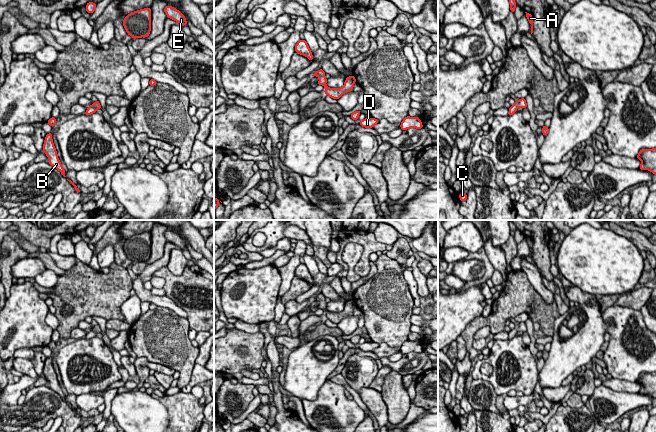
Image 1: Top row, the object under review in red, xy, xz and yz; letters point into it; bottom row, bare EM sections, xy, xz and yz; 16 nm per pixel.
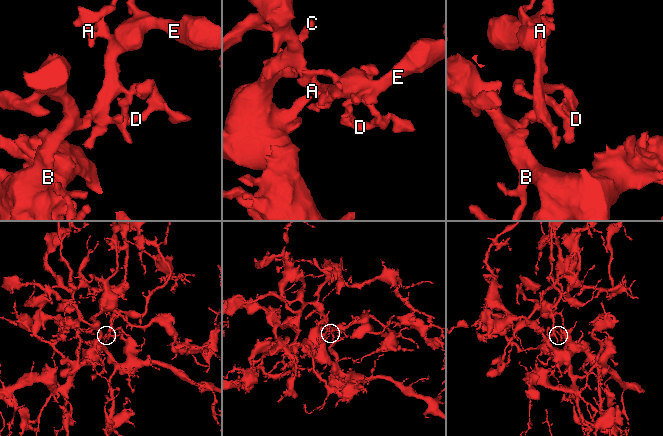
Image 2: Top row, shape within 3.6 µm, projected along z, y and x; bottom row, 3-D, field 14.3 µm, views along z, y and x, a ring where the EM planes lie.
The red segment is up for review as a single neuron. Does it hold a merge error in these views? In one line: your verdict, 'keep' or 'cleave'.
keep

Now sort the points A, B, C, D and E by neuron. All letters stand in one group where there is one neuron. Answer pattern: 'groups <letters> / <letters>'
groups A B C D E

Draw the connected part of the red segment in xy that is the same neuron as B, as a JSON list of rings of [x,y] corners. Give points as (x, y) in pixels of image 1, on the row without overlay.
[[[50,356],[49,358],[46,358],[44,368],[43,368],[43,376],[49,382],[48,387],[51,390],[53,390],[54,392],[56,392],[57,394],[59,394],[61,396],[61,398],[64,401],[66,401],[65,400],[65,394],[63,393],[63,390],[59,385],[57,375],[55,373],[55,370],[54,370],[53,364],[52,364],[52,356]]]

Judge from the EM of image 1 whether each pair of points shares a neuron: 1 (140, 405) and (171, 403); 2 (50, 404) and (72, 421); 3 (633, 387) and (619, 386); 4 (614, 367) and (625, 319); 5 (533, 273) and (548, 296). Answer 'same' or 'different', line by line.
1: different
2: same
3: same
4: same
5: same

